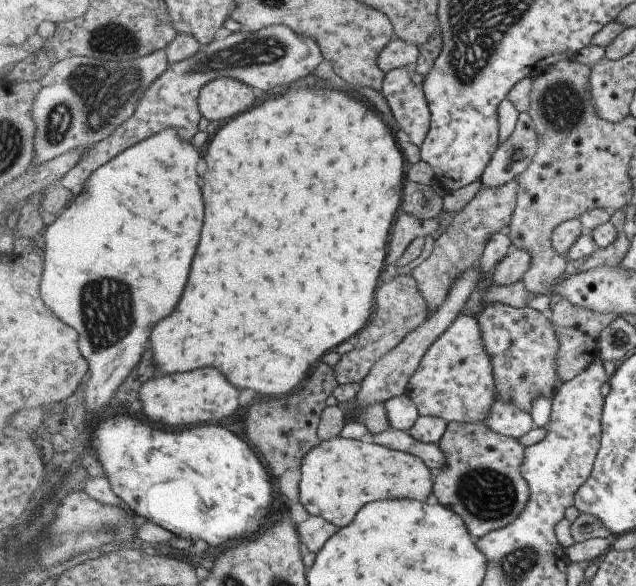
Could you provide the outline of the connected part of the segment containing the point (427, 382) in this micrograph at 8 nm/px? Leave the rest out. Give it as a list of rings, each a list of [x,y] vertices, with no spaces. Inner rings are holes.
[[[461,315],[425,353],[420,367],[409,381],[407,394],[415,401],[421,415],[443,417],[457,423],[483,423],[492,412],[497,390],[492,359],[484,347],[484,336],[474,315]]]

